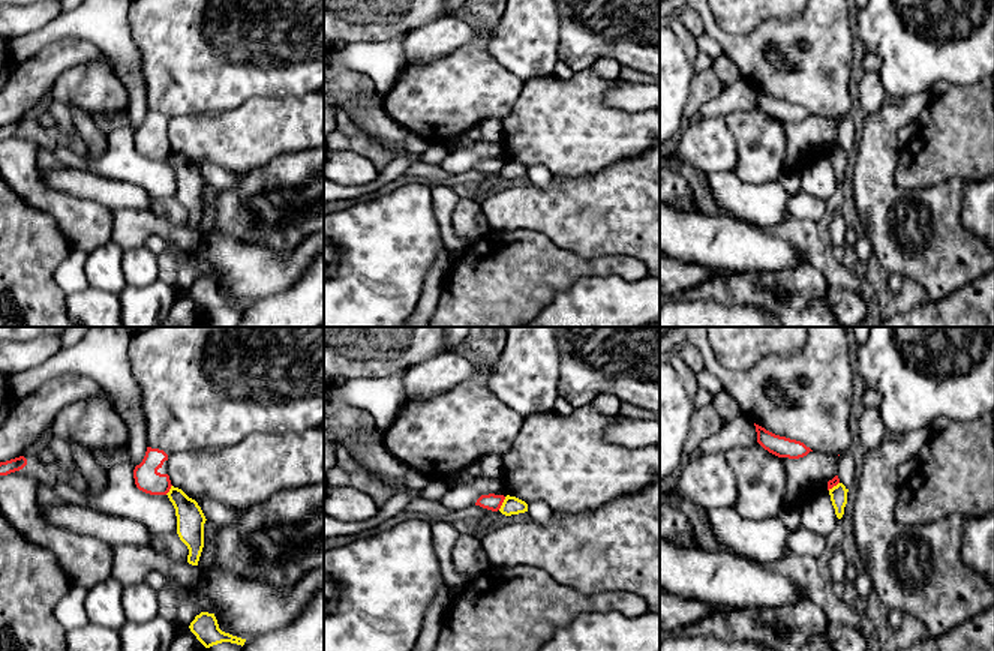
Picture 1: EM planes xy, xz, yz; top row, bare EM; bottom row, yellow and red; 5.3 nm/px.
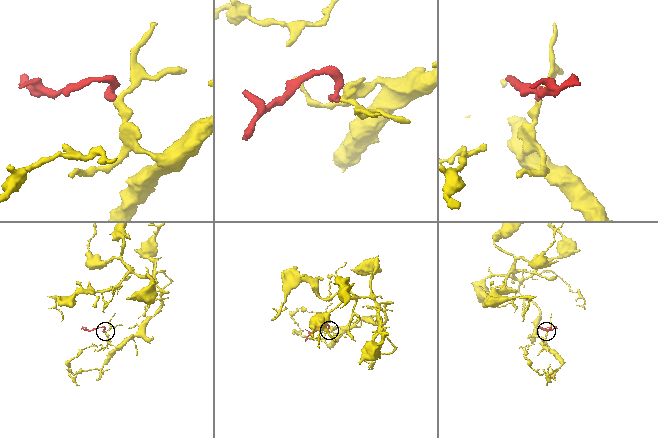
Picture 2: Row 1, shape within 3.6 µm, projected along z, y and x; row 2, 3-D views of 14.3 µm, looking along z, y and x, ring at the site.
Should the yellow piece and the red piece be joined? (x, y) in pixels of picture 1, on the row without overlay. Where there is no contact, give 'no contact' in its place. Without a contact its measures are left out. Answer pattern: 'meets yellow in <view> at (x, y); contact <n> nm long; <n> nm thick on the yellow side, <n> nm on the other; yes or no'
meets yellow in xz at (502, 167); contact 80 nm long; 100 nm thick on the yellow side, 90 nm on the other; no

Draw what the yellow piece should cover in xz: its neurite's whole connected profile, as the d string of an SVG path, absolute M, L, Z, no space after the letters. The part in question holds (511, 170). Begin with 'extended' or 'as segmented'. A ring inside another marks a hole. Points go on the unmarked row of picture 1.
as segmented; M507 159L499 176L505 180L525 177L528 176L528 168L516 160Z

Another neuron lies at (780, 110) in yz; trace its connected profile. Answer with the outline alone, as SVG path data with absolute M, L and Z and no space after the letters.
M756 88L757 106L769 117L778 122L799 123L813 116L804 106L775 99L765 92Z

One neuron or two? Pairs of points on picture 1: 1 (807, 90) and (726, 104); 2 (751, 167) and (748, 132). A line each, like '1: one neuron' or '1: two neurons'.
1: two neurons
2: one neuron

